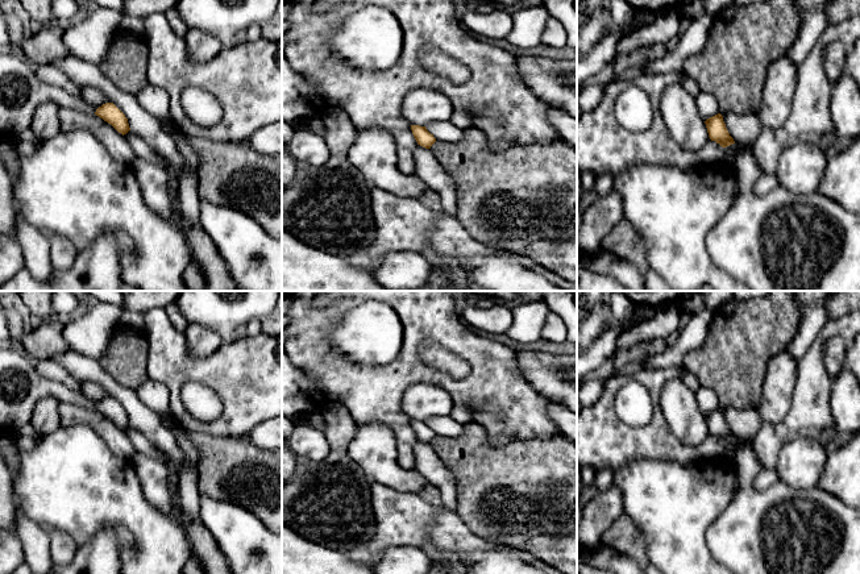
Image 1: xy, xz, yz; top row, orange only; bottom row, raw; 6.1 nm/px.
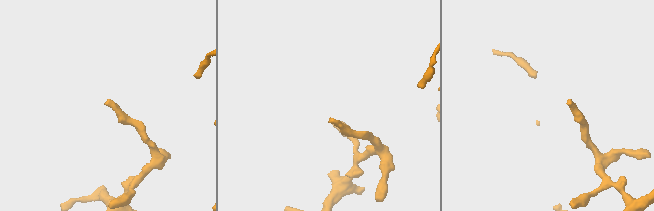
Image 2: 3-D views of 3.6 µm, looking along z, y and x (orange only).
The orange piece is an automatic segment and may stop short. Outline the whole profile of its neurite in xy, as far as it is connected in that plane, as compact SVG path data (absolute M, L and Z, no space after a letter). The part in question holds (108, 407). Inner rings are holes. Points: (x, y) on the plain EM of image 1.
M0 344L0 429L14 432L30 424L37 402L47 396L58 403L95 408L122 430L130 425L128 413L113 398L92 402L66 384L42 377L37 361L18 346Z

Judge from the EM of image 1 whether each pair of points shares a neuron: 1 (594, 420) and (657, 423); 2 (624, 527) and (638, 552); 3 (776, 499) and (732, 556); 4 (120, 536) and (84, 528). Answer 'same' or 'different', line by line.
1: same
2: same
3: same
4: different

